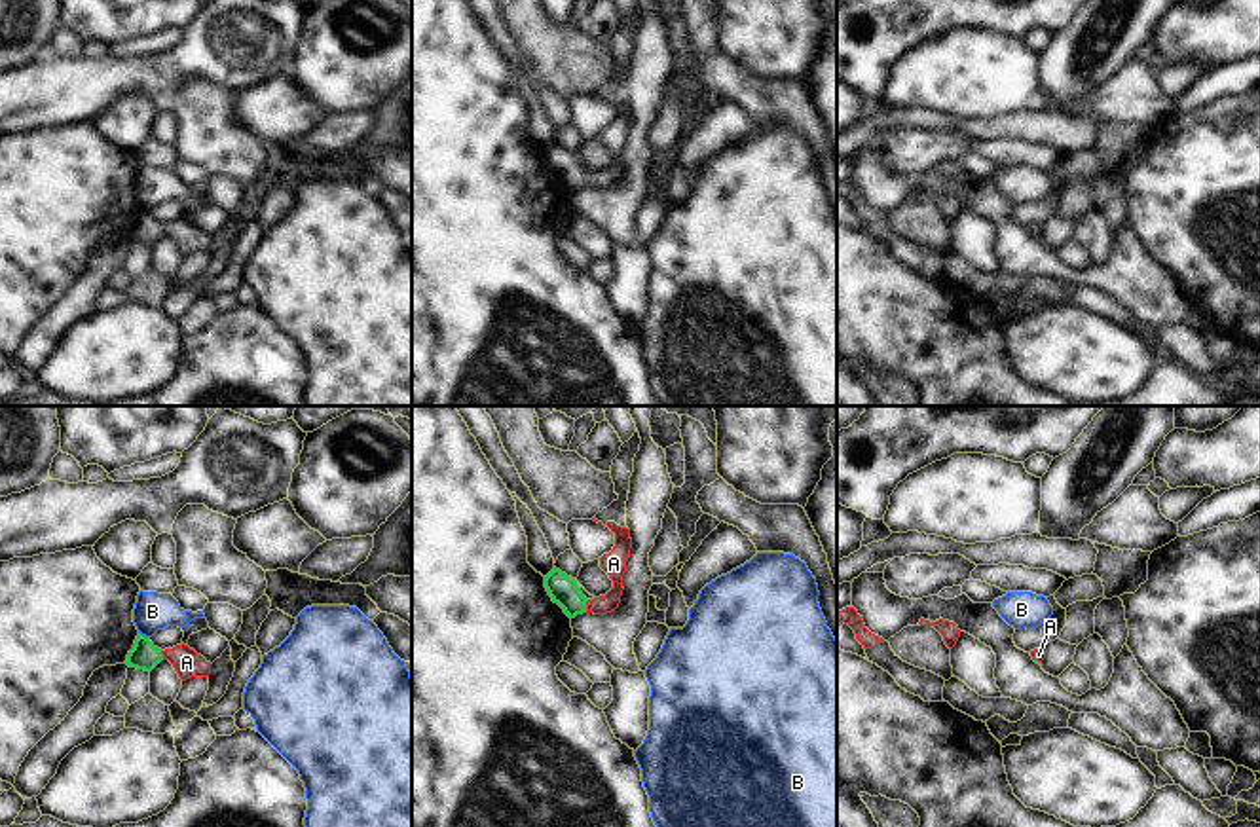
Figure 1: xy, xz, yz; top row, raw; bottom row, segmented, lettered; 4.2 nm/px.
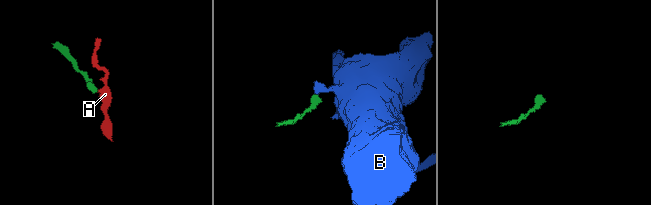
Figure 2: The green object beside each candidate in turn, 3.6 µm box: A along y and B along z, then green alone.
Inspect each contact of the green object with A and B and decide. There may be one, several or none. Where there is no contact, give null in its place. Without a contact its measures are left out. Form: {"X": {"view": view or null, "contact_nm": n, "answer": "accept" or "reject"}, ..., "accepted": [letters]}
{"A": {"view": "xz", "contact_nm": 60, "answer": "accept"}, "B": {"view": "xy", "contact_nm": 50, "answer": "reject"}, "accepted": ["A"]}

